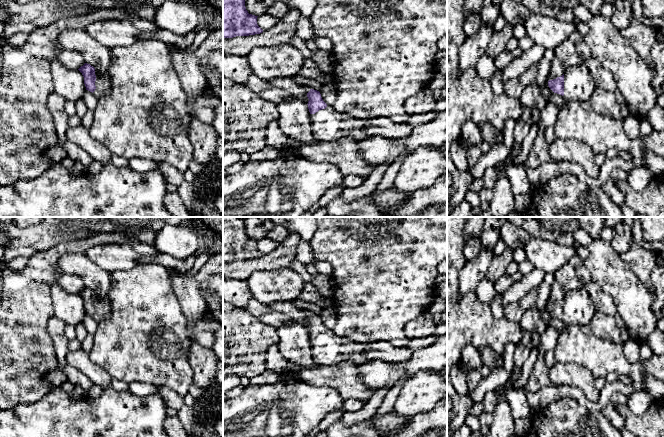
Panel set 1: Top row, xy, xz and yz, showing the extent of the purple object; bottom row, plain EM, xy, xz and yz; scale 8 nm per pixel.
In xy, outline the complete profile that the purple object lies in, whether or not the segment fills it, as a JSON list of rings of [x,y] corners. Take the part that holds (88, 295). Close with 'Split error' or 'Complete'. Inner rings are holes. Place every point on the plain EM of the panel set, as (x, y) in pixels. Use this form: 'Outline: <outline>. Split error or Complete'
Outline: [[[85,287],[78,293],[83,301],[86,314],[92,316],[96,321],[101,321],[108,318],[111,315],[111,301],[108,294],[103,297],[99,297],[93,290]]]. Split error

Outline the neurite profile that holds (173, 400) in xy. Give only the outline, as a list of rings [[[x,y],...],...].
[[[161,387],[158,393],[164,398],[166,404],[175,410],[179,410],[184,404],[184,399],[168,388]]]

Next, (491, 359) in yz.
[[[487,346],[479,347],[478,351],[484,366],[486,366],[488,369],[493,370],[495,368],[504,367],[503,355],[496,353],[494,350]]]

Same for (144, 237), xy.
[[[121,232],[130,241],[137,241],[152,245],[155,241],[157,232]]]

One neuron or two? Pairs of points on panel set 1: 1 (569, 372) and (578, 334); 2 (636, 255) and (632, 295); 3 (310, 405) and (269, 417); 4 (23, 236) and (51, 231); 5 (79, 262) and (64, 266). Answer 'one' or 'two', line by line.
1: two
2: two
3: one
4: one
5: one

